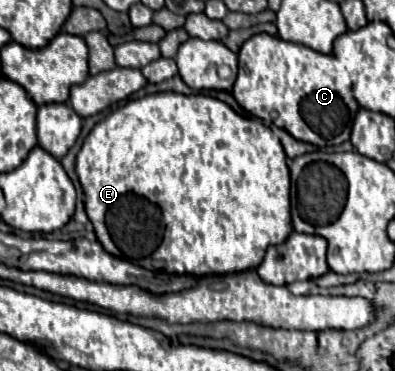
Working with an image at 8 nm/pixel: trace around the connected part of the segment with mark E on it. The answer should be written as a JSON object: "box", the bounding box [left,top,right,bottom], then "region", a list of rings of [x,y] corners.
{"box":[75,92,293,276],"region":[[[157,92],[137,100],[129,100],[125,106],[111,112],[105,120],[101,120],[85,138],[77,162],[75,162],[77,178],[85,192],[85,210],[95,228],[97,240],[103,244],[107,252],[117,258],[125,258],[133,264],[139,264],[147,270],[163,270],[169,274],[191,274],[191,276],[207,276],[207,274],[229,274],[241,272],[249,268],[257,268],[265,256],[267,246],[281,244],[293,230],[291,212],[289,212],[289,168],[287,156],[279,142],[279,138],[257,118],[239,116],[225,102],[205,96],[205,94],[177,94],[177,92]]]}

